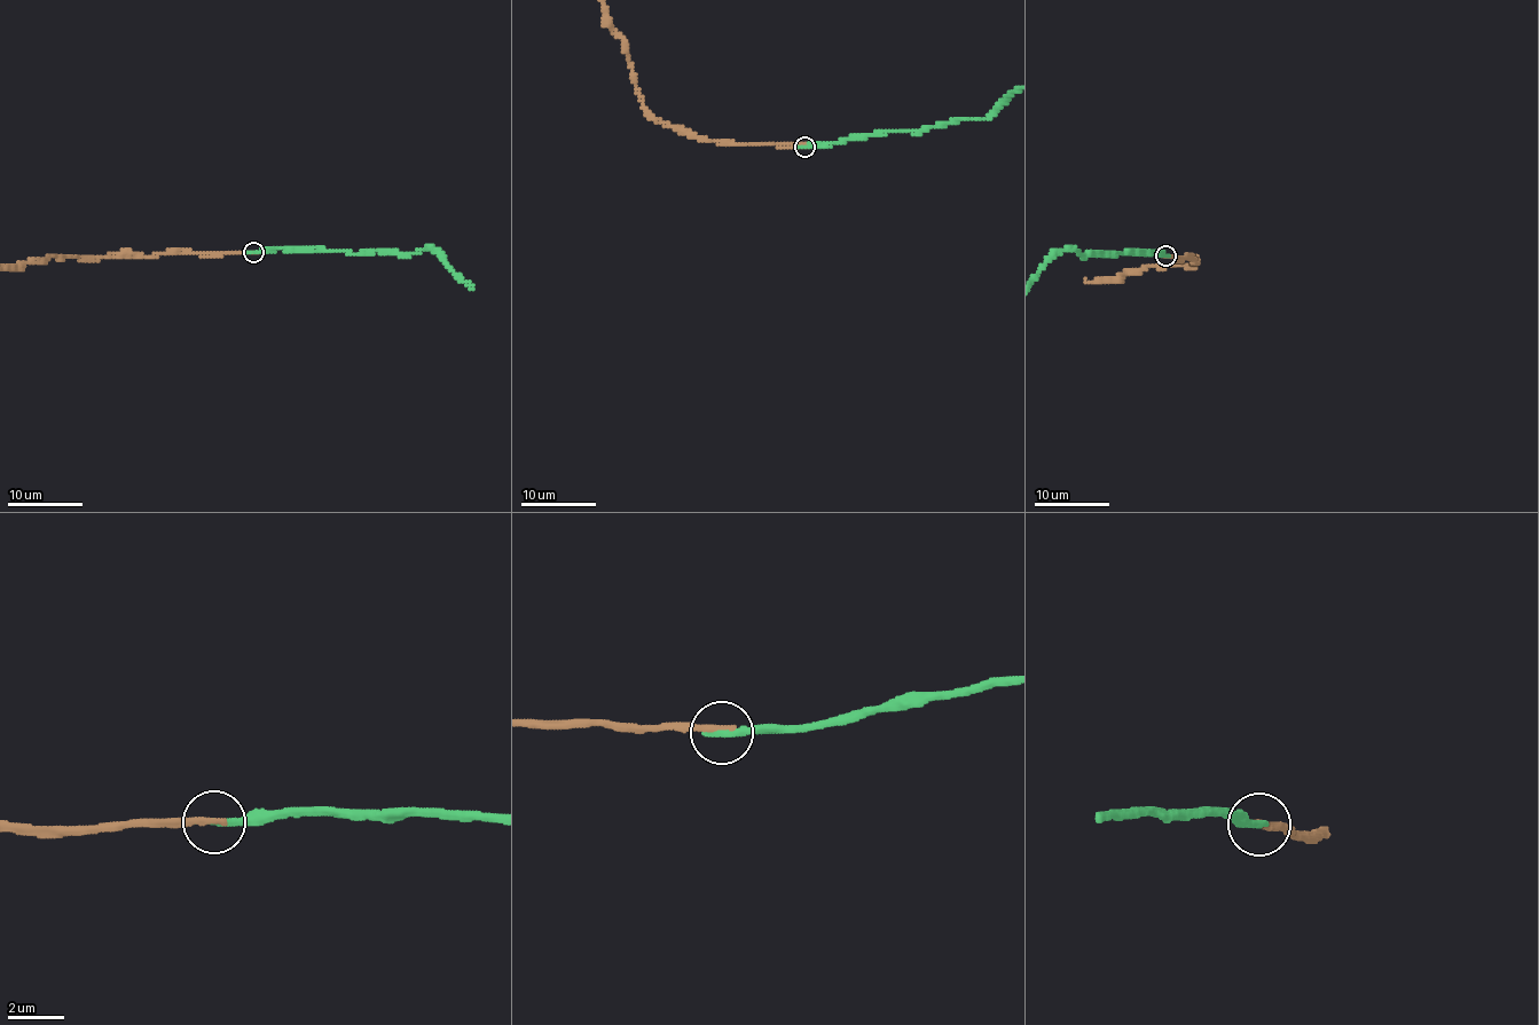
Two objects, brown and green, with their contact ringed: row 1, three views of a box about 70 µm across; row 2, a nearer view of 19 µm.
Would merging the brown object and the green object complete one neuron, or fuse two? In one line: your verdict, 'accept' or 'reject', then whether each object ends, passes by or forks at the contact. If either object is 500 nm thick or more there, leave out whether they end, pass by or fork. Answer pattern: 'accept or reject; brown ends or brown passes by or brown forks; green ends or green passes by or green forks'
accept; brown ends; green ends

